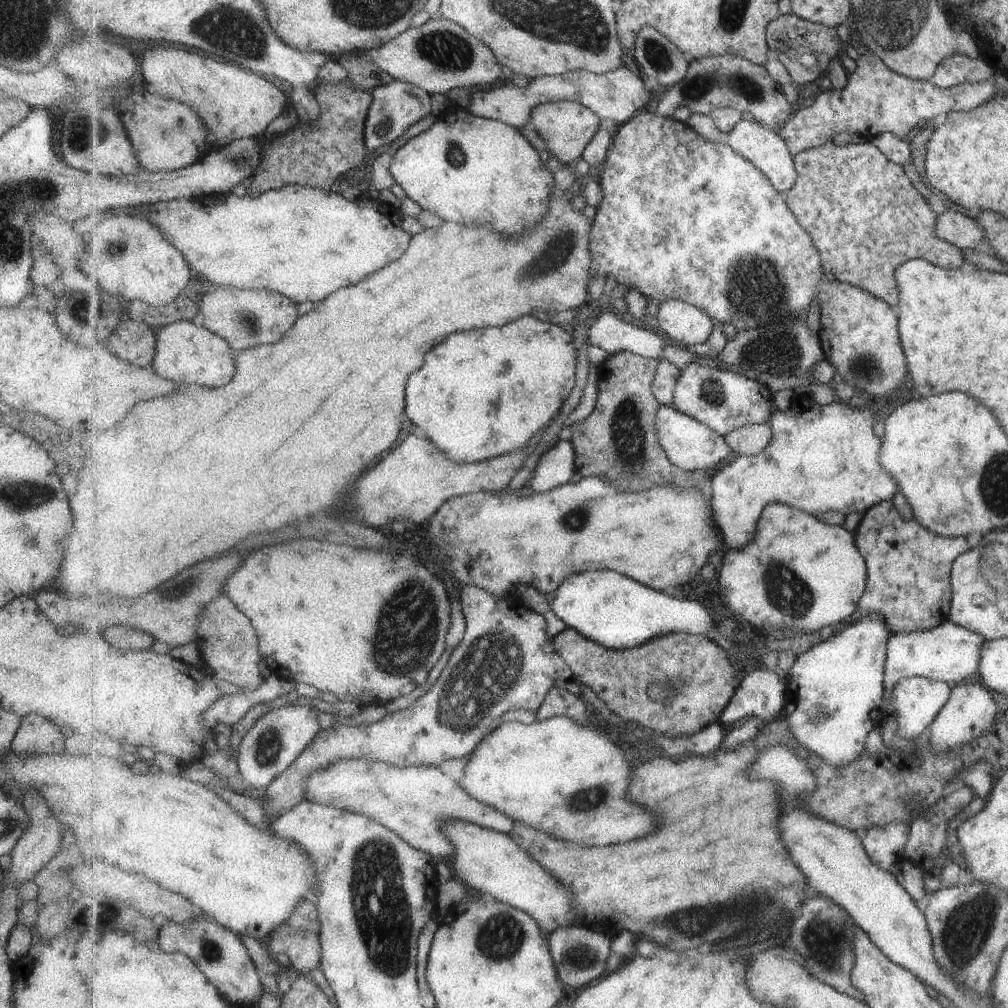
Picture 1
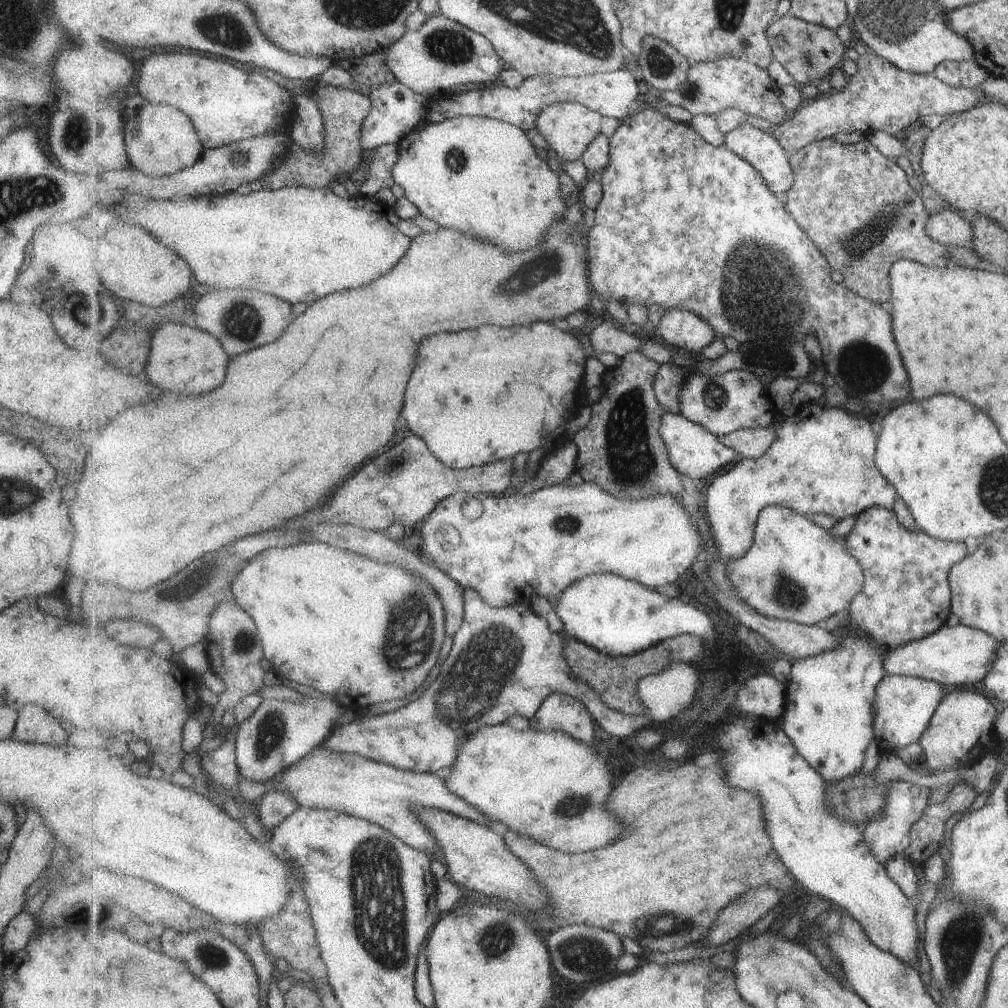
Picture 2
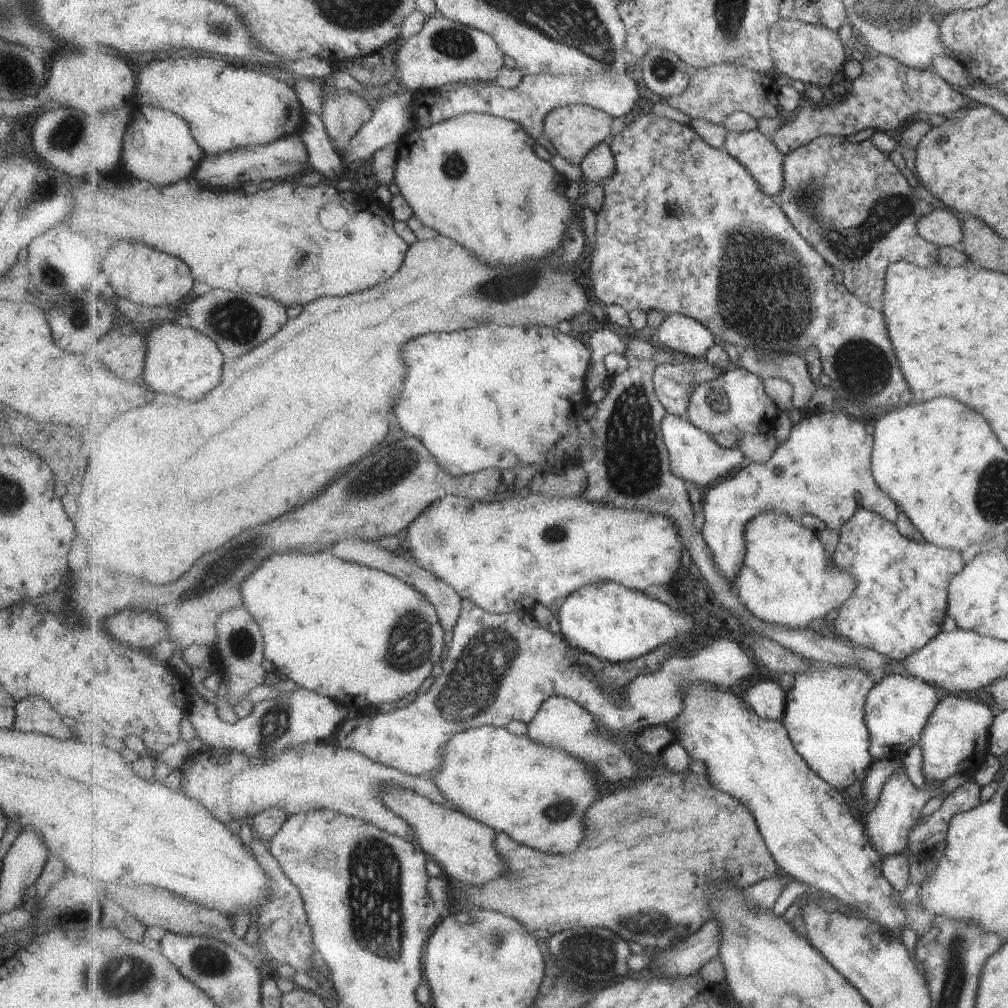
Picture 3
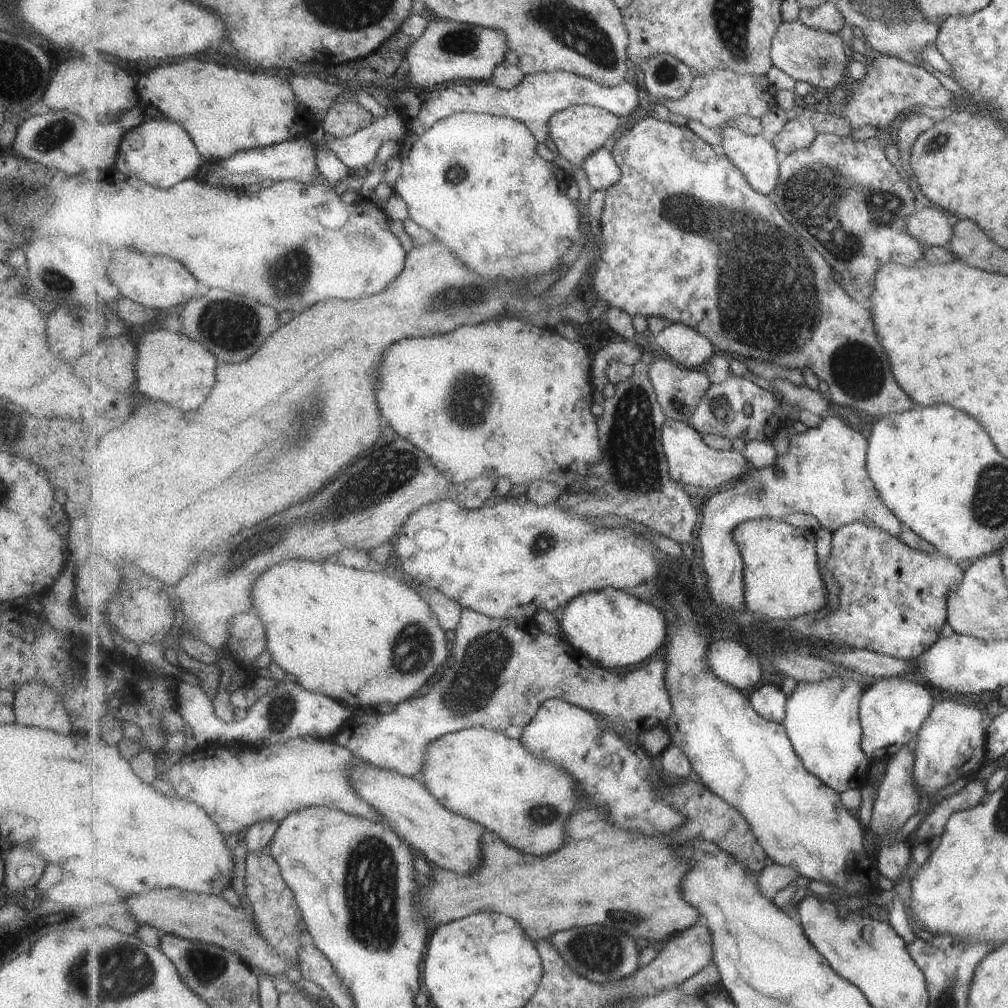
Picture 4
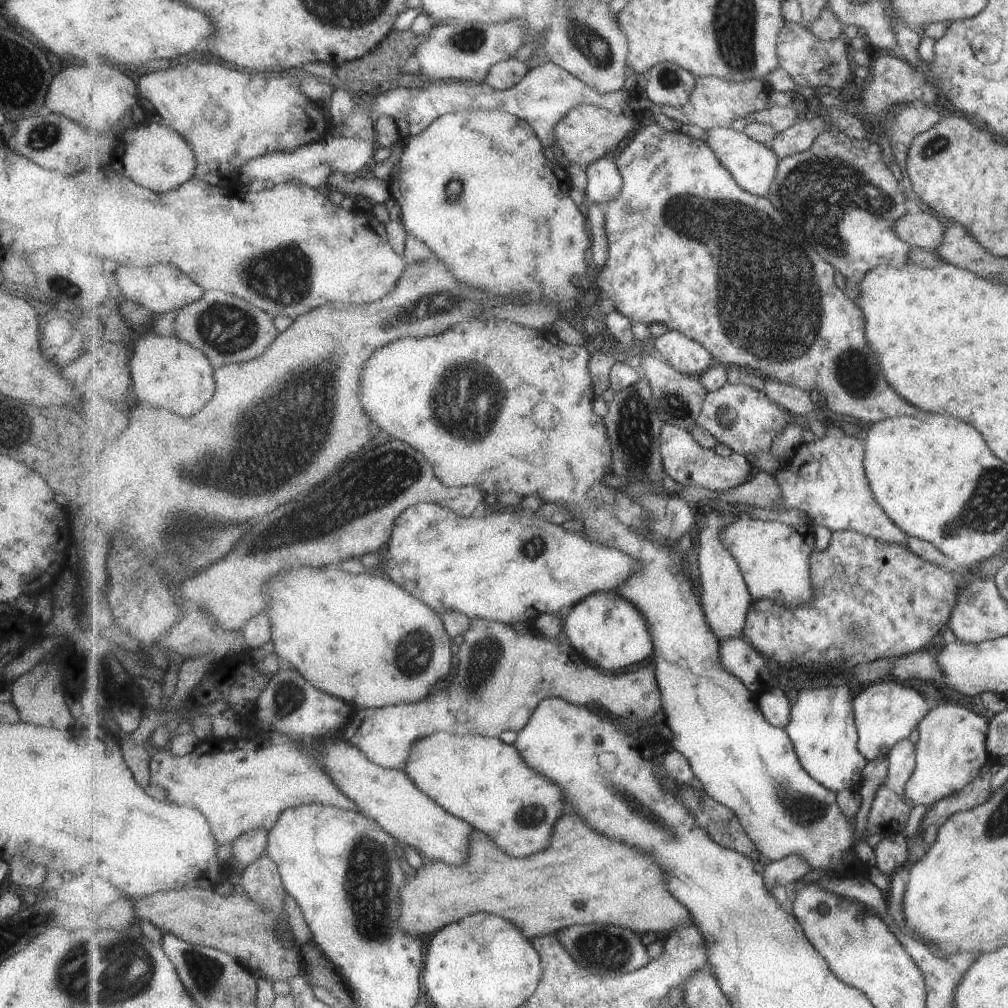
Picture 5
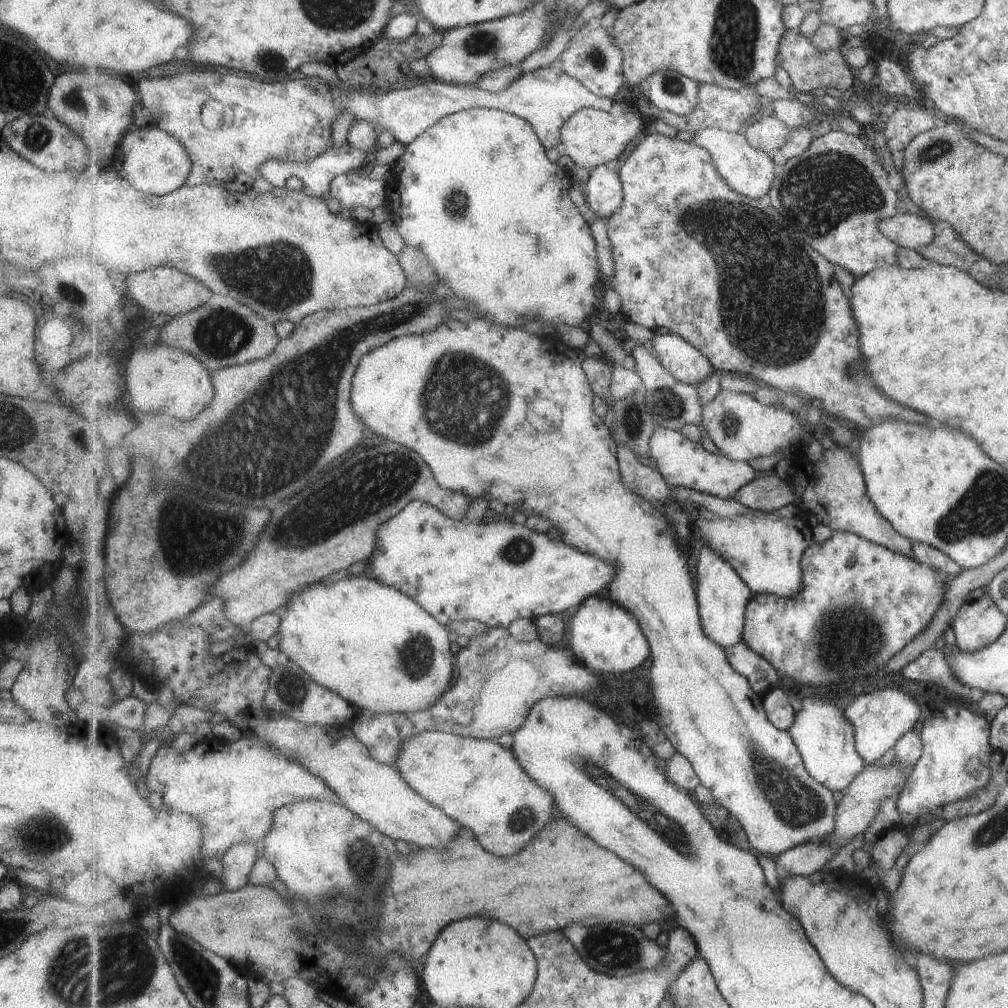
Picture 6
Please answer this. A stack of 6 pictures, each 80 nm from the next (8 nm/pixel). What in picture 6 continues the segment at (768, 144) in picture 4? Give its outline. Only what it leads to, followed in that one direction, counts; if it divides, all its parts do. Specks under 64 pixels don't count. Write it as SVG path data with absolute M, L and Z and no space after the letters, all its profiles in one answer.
M706 128L694 132L692 143L699 144L700 147L707 149L711 156L714 158L715 166L718 172L721 173L723 180L729 180L729 184L739 192L739 194L745 194L745 196L751 196L751 198L763 198L765 194L769 194L769 190L773 188L775 180L779 179L779 166L766 152L756 149L748 140L745 133L734 133L724 131L718 128Z

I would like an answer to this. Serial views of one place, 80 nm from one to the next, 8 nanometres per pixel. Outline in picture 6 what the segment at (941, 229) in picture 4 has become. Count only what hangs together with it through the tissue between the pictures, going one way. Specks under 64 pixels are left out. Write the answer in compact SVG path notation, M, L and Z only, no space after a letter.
M917 211L899 213L881 220L880 232L899 248L912 251L927 246L934 239L939 226Z

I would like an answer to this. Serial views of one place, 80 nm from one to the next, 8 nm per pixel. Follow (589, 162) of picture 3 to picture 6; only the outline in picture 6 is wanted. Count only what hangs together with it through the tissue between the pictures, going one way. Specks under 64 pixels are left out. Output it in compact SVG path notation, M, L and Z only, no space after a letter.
M601 165L590 171L584 184L585 193L592 212L597 217L607 219L615 214L623 204L623 184L621 176L612 166Z

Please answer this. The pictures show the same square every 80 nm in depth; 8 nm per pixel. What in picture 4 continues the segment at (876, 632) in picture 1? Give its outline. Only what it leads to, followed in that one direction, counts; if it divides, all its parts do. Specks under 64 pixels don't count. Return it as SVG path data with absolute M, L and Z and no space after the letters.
M849 674L847 678L847 680L841 680L836 676L815 683L803 681L797 683L795 691L788 698L787 716L784 723L796 752L808 770L838 793L851 790L851 788L860 789L867 785L869 768L873 764L862 747L865 736L860 720L859 703L866 689L863 689L863 686L855 680L855 675Z

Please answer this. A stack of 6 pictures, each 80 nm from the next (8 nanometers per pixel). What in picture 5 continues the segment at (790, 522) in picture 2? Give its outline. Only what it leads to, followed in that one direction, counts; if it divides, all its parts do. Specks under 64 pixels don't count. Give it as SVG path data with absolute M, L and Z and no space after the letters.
M741 515L727 523L718 535L728 551L738 560L753 601L773 601L780 607L795 608L814 599L812 567L810 566L810 556L814 553L813 546L807 544L801 530L797 532L793 526L787 526L783 522L767 519L753 520L747 515Z

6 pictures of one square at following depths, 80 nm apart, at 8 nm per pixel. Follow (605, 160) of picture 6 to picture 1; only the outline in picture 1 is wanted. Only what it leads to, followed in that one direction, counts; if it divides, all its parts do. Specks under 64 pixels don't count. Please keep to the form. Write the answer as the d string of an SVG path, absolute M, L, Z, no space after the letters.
M555 101L540 104L532 114L532 128L540 135L551 155L555 155L561 164L571 164L583 158L587 145L599 132L601 118L590 108L573 101Z

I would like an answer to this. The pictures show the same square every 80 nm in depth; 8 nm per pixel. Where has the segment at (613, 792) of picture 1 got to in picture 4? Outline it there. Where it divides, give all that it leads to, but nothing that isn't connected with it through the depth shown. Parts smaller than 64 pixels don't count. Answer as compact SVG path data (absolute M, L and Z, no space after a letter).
M485 728L478 729L463 729L449 735L442 736L441 739L435 739L429 746L429 751L426 752L426 767L422 768L418 779L426 786L426 789L451 812L457 813L461 816L467 817L481 826L485 827L487 831L498 834L507 844L511 844L513 848L519 848L519 852L527 852L527 854L545 854L545 852L557 852L561 848L561 844L566 842L566 824L569 818L574 814L575 810L580 810L584 807L587 801L583 796L587 796L582 792L581 785L578 781L561 766L556 765L554 761L539 760L535 758L531 752L525 750L523 743L518 740L513 740L504 733L495 732L494 730L485 730Z

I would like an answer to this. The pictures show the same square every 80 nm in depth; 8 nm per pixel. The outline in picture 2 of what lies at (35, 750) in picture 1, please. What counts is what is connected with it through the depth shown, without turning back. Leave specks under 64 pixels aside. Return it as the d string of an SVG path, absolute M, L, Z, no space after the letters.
M24 704L21 706L21 708L18 708L17 718L14 726L15 728L13 728L13 738L17 738L17 740L27 740L27 742L43 742L43 744L53 744L53 746L59 746L59 744L65 744L65 742L67 742L67 730L69 730L69 728L67 728L67 726L64 724L63 726L65 726L65 728L61 728L61 726L59 726L59 722L57 722L55 718L51 718L51 716L49 716L49 714L47 714L43 708L39 708L39 706L33 706L33 704Z

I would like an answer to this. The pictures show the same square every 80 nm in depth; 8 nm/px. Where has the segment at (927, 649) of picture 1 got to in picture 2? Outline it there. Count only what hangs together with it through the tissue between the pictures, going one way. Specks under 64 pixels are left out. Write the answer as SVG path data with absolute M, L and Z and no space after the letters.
M944 624L929 636L916 641L909 641L894 649L887 650L883 654L885 675L916 676L920 679L934 680L937 684L943 684L946 690L954 686L971 686L971 684L977 684L977 682L983 680L996 656L997 645L997 641L980 630L959 624L951 627Z

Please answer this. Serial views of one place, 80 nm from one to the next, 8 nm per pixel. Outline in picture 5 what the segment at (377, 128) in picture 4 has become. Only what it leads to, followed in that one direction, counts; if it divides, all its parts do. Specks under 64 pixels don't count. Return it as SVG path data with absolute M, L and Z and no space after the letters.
M329 135L323 141L304 145L292 153L275 151L259 157L259 160L251 160L251 164L247 164L247 168L243 168L245 180L242 180L242 184L251 182L251 180L271 180L275 185L298 181L303 185L309 185L317 189L323 188L323 190L328 191L331 175L336 171L350 176L361 172L373 160L373 154L375 154L377 146L376 141L349 138L343 135Z

